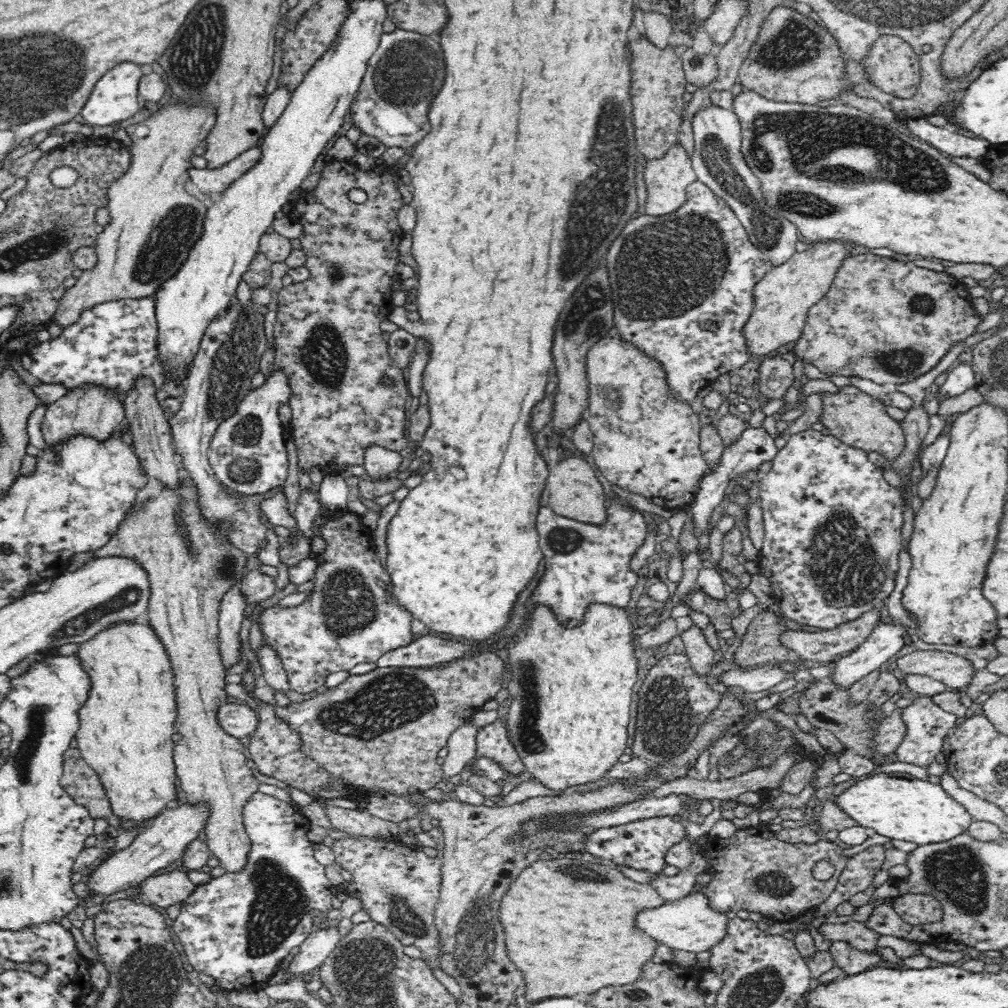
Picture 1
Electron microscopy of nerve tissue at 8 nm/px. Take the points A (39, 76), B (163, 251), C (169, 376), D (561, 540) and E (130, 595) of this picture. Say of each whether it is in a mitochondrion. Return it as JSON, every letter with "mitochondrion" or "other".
{"A":"mitochondrion","B":"mitochondrion","C":"other","D":"mitochondrion","E":"mitochondrion"}

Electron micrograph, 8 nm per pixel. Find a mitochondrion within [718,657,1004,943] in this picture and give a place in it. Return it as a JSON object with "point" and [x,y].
{"point":[957,873]}

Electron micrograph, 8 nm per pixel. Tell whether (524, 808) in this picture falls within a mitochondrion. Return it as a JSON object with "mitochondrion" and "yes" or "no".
{"mitochondrion":"no"}

